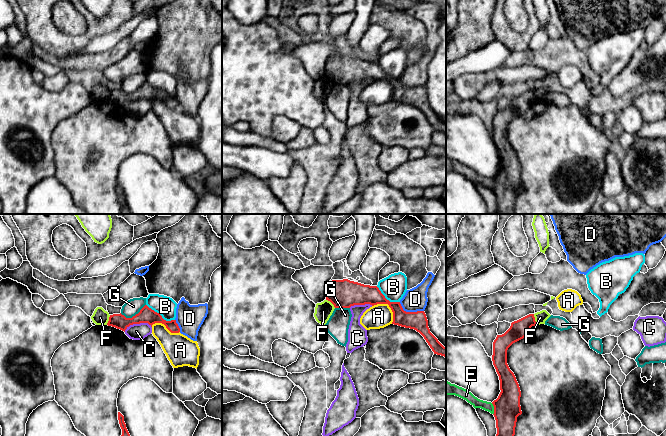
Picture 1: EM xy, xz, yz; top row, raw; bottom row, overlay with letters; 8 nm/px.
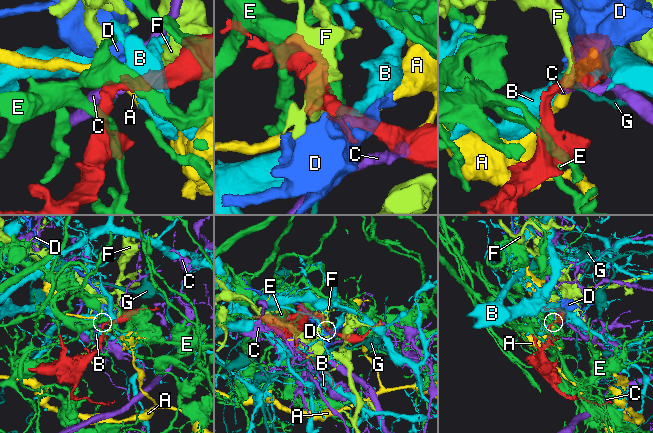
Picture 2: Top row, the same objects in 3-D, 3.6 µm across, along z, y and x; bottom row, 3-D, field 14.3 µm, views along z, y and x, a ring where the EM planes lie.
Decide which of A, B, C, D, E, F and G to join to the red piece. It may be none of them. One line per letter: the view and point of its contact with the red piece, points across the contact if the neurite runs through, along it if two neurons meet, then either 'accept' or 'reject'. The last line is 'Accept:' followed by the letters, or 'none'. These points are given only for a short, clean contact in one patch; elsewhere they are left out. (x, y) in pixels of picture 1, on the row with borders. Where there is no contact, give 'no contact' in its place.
A: xz (389, 306) | reject
B: xy (160, 315) | along xy (146, 304), (164, 319), (174, 320) | reject
C: xy (137, 323) | along xy (151, 325), (147, 323), (131, 324), (124, 331) | reject
D: xz (410, 312) | reject
E: yz (494, 409) | reject
F: yz (534, 319) | along yz (533, 314), (537, 324) | reject
G: xy (133, 316) | along xy (145, 304), (131, 317), (125, 317), (120, 313) | reject
Accept: none

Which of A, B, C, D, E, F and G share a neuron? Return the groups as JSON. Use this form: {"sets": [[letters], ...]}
{"sets": [["A"], ["B"], ["C"], ["D"], ["E"], ["F"], ["G"]]}

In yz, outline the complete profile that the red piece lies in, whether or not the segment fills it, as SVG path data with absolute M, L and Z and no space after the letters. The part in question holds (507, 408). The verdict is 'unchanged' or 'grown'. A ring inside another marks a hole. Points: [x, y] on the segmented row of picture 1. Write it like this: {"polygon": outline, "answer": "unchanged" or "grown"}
{"polygon": "M529 314L511 323L502 335L493 342L492 361L500 380L500 394L492 402L496 420L496 436L514 436L517 417L522 414L521 391L514 373L507 364L507 350L515 342L526 337L532 326L536 326L534 314Z", "answer": "unchanged"}

